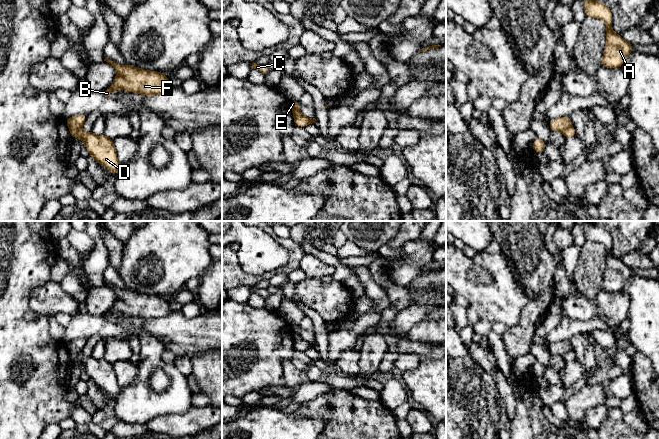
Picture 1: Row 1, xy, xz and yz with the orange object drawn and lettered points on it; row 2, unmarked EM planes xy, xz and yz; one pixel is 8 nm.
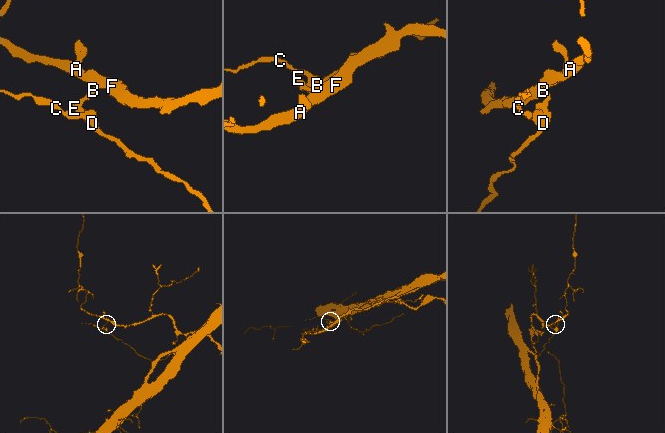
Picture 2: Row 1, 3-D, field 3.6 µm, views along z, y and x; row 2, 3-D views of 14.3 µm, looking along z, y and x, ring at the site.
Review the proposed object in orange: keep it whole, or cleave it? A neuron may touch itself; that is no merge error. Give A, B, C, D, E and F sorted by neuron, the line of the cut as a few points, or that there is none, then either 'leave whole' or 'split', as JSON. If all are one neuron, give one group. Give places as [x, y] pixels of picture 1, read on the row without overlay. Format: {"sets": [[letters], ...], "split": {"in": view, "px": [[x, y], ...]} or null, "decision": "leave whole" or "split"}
{"sets": [["A", "B", "E", "F"], ["C", "D"]], "split": {"in": "xy", "px": [[79, 352], [71, 355]]}, "decision": "split"}

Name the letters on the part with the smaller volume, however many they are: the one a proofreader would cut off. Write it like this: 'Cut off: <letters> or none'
Cut off: A, B, E, F

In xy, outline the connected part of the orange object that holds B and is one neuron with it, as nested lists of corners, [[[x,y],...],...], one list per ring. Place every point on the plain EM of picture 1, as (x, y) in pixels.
[[[106,281],[104,285],[111,288],[117,295],[115,304],[104,316],[107,322],[117,313],[152,320],[163,318],[171,312],[167,300],[163,297],[139,293],[131,289],[120,289]]]

